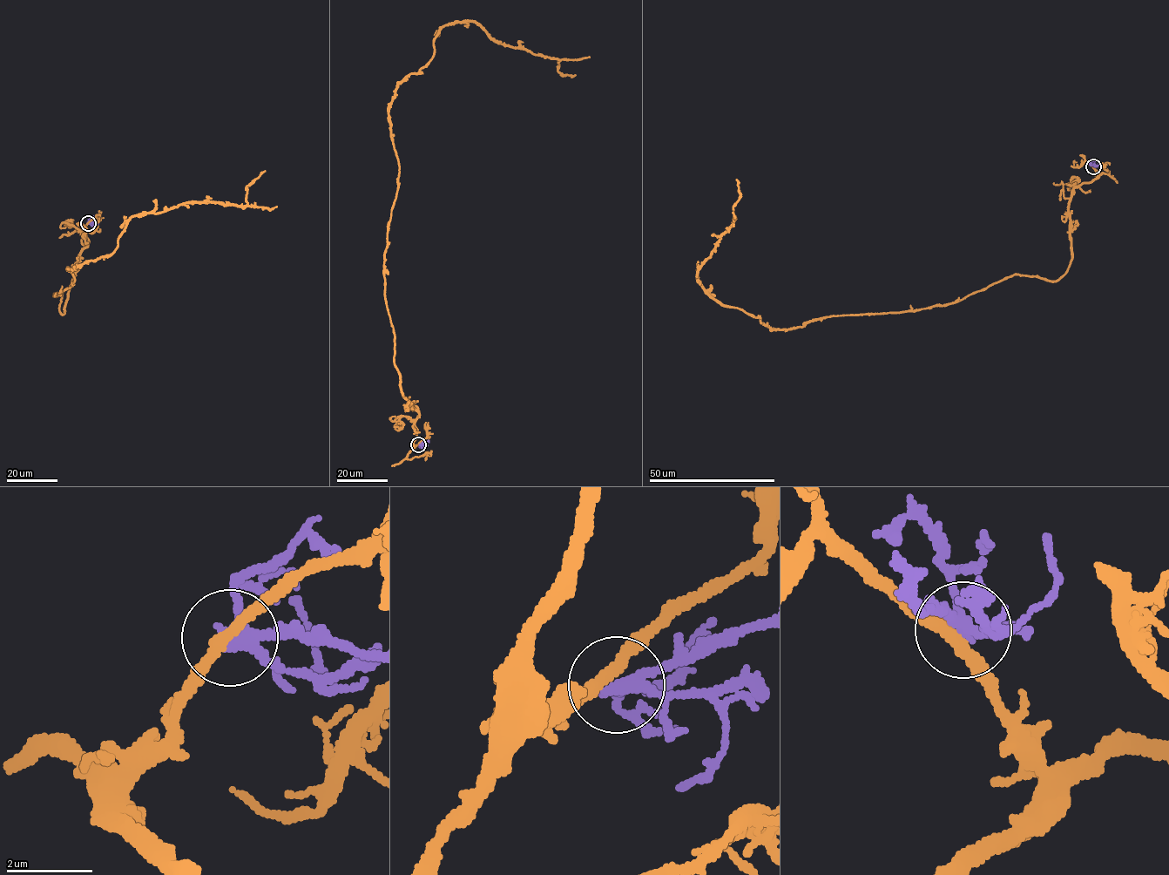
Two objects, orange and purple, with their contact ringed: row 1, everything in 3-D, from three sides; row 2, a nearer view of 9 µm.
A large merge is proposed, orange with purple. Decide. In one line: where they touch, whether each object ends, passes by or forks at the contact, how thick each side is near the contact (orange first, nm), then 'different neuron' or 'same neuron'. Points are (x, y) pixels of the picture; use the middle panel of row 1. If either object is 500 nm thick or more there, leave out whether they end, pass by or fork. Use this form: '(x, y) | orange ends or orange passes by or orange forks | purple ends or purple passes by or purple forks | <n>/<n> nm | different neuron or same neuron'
(418, 444) | orange passes by | purple forks | 280/260 nm | different neuron

